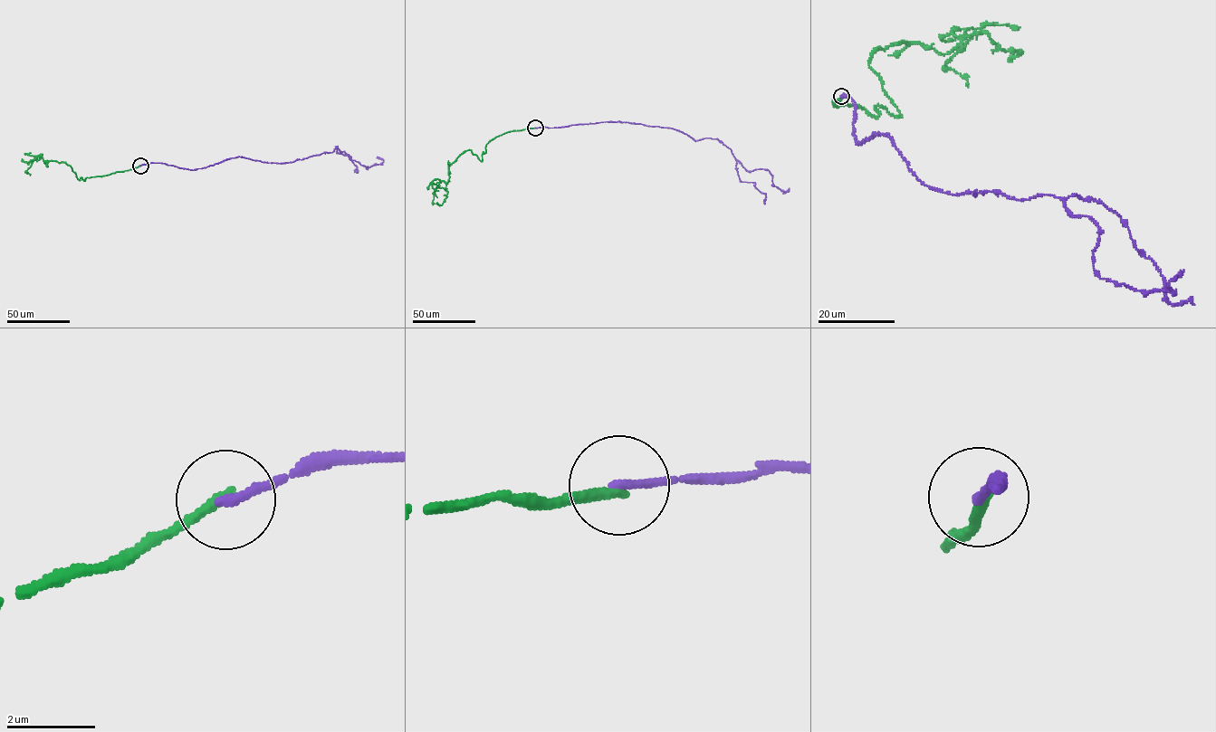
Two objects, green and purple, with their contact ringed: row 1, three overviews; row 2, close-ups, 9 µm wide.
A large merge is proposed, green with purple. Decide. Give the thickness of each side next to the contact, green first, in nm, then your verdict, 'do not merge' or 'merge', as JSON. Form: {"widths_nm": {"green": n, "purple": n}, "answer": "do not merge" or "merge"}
{"widths_nm": {"green": 240, "purple": 200}, "answer": "do not merge"}

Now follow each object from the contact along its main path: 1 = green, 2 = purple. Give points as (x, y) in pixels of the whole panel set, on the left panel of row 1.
1: (140, 166), (79, 180), (65, 163), (45, 163), (40, 155), (25, 171), (30, 175)
2: (140, 166), (160, 162), (195, 169), (242, 156), (280, 163), (336, 147), (368, 167), (383, 161), (377, 156)

